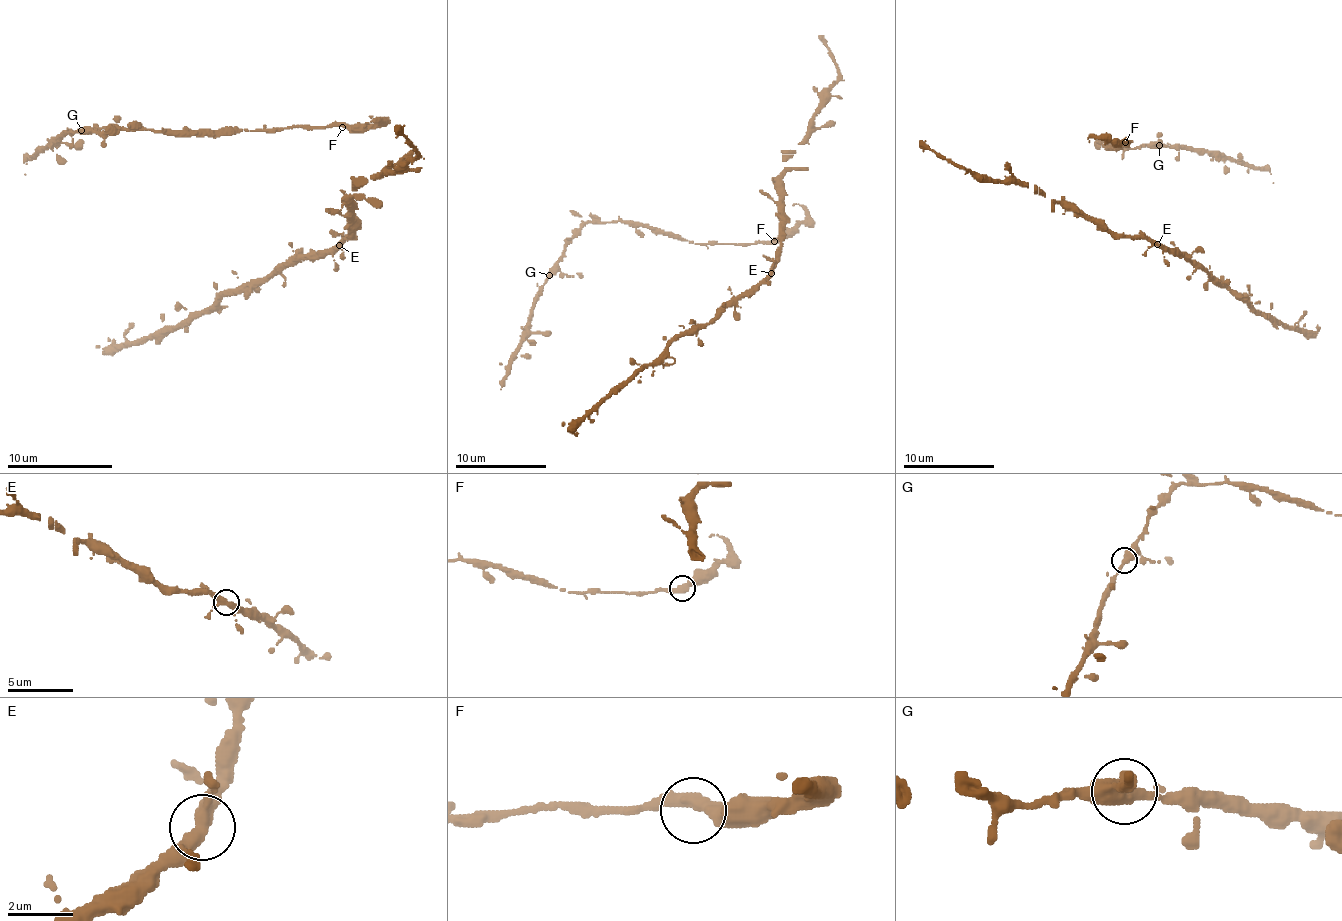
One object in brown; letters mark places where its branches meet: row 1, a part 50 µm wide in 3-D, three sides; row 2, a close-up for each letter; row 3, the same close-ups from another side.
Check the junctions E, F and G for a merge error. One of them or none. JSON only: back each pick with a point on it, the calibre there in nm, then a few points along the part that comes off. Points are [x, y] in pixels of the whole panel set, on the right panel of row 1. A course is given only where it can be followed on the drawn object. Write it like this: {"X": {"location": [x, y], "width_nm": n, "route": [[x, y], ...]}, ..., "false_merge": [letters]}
{"false_merge": []}

